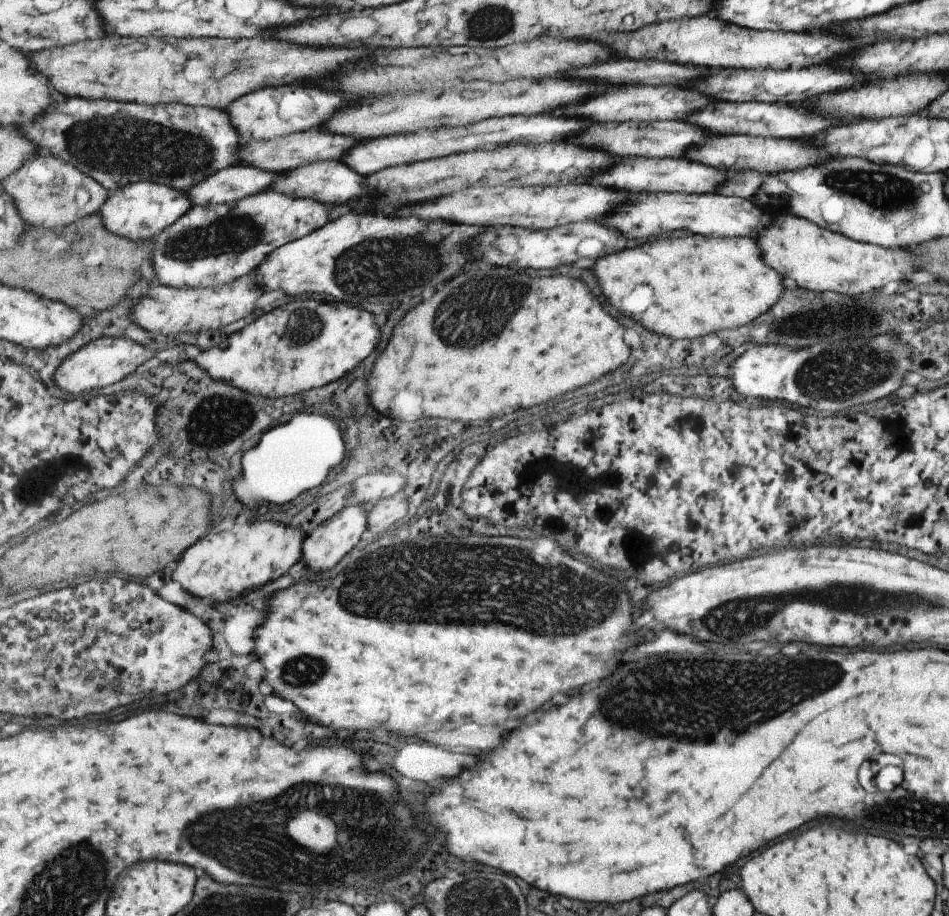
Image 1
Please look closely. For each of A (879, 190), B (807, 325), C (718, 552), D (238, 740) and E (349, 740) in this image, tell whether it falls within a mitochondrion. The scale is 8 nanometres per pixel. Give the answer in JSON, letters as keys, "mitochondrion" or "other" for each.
{"A":"mitochondrion","B":"mitochondrion","C":"other","D":"other","E":"other"}

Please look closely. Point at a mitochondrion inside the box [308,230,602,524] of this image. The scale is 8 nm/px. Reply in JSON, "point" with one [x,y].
{"point":[411,259]}

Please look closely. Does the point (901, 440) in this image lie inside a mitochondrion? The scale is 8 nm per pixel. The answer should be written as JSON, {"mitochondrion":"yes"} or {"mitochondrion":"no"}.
{"mitochondrion":"no"}

